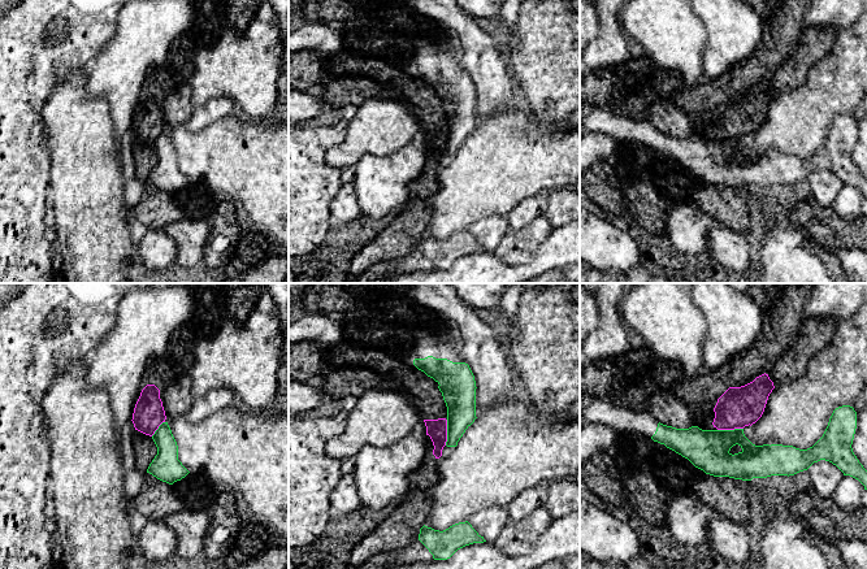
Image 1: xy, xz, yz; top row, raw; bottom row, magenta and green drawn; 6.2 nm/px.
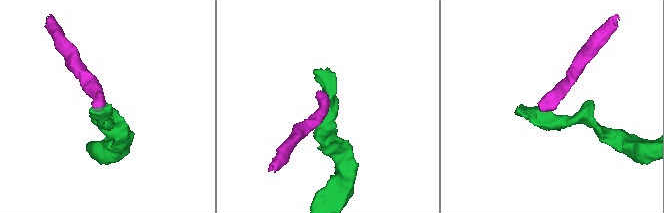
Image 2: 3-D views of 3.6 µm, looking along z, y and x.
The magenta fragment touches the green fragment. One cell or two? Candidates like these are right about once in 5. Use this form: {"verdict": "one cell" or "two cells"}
{"verdict": "two cells"}

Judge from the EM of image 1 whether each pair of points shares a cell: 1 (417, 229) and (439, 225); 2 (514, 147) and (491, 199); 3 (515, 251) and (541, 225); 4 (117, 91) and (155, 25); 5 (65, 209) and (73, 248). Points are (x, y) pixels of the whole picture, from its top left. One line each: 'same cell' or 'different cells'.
1: different cells
2: same cell
3: same cell
4: same cell
5: same cell

